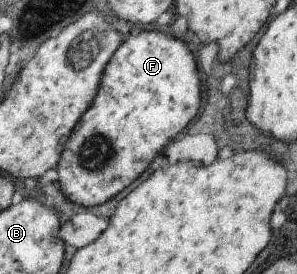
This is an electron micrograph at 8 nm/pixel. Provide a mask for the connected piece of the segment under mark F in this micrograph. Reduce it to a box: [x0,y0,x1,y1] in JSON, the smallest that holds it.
[56,31,200,207]

